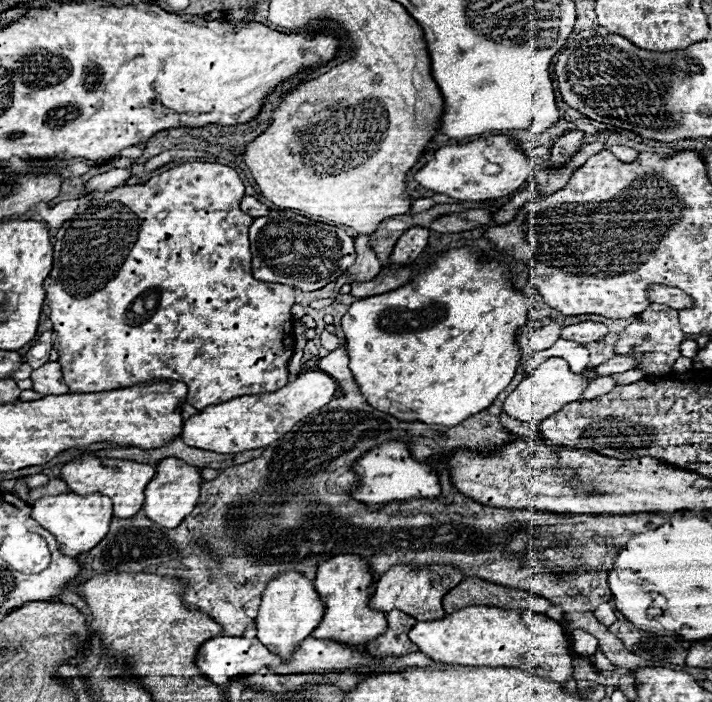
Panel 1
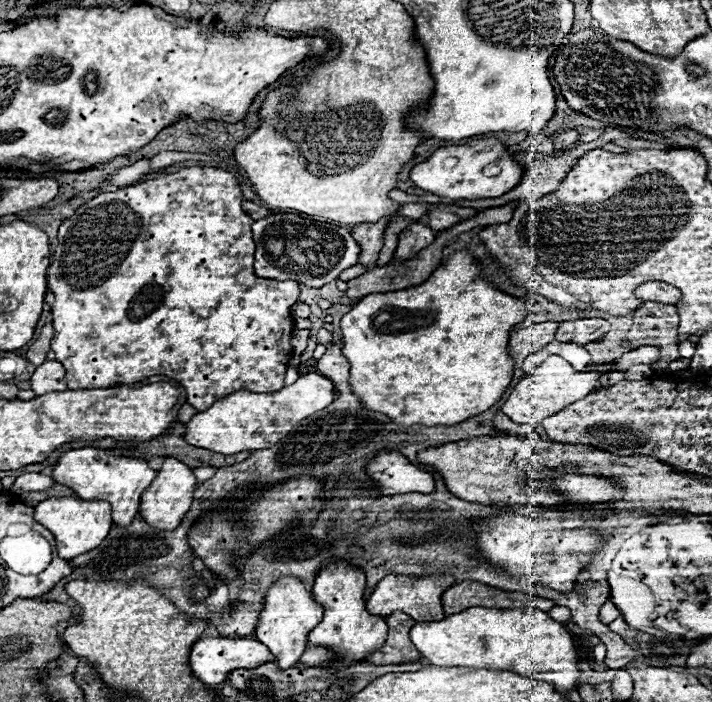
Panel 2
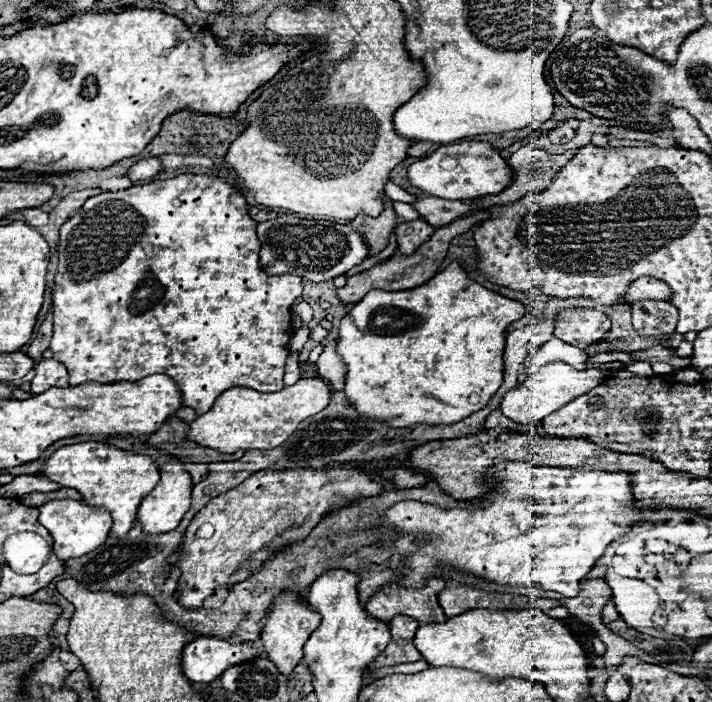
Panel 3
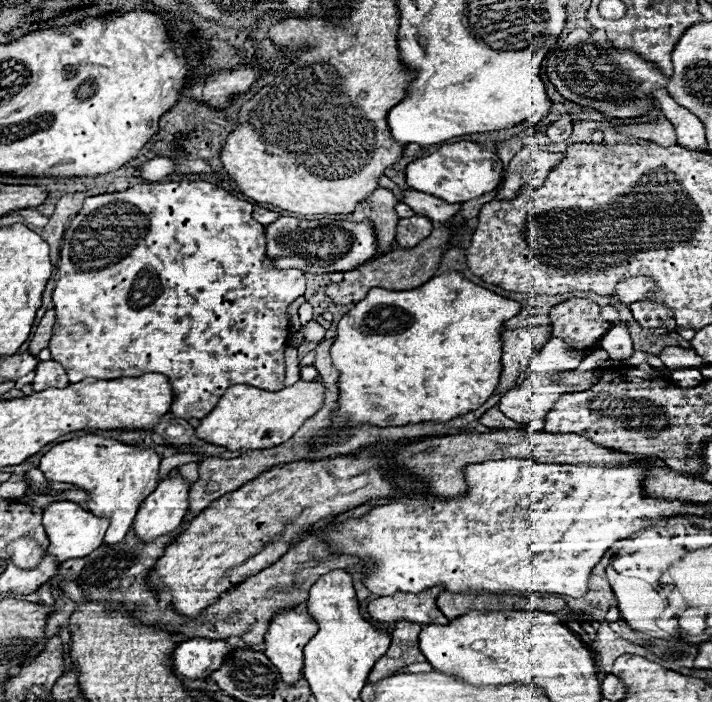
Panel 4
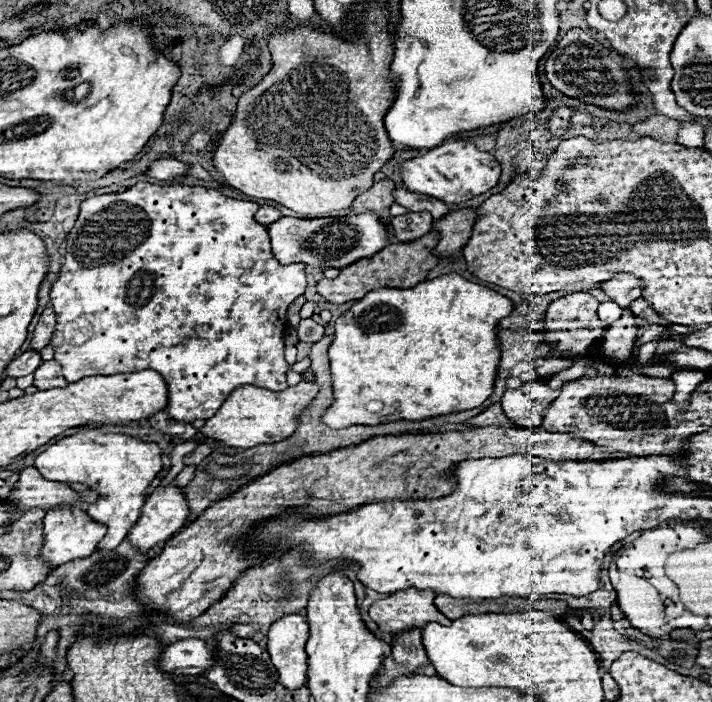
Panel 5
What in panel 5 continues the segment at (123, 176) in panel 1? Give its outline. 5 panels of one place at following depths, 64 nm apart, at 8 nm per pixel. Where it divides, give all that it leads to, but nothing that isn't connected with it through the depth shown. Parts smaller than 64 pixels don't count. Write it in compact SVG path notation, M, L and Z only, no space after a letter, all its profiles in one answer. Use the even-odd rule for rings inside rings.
M166 158L166 160L156 160L148 170L146 176L156 178L156 180L172 180L176 176L184 176L188 172L188 164Z

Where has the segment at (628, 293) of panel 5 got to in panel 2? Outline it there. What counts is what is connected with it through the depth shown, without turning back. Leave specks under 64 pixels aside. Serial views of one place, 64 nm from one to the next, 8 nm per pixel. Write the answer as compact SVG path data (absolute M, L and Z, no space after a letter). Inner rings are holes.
M646 282L636 288L636 296L646 302L660 302L660 304L672 304L676 306L680 302L680 290L672 288L664 282Z

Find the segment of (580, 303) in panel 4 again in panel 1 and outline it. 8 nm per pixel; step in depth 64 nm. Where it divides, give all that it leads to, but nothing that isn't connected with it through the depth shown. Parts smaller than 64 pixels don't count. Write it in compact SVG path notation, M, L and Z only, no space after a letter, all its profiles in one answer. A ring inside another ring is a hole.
M580 322L574 326L562 328L562 338L572 342L598 342L608 334L608 328L602 322Z

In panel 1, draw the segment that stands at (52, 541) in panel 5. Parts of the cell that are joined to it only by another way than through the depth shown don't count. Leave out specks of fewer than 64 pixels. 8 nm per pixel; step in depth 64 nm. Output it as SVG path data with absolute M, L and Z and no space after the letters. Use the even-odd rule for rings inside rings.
M76 492L44 496L32 504L32 518L56 536L62 554L78 556L80 552L88 552L90 548L94 548L108 534L108 526L112 520L112 500L100 494L80 496Z

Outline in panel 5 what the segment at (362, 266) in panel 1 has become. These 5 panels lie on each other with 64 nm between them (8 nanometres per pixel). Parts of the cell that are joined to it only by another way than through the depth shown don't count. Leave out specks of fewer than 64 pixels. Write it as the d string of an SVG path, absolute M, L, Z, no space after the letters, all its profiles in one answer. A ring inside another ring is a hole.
M382 180L382 182L376 182L372 190L360 194L353 203L350 212L352 214L359 214L365 210L372 210L374 214L380 216L380 220L386 224L388 232L392 234L392 226L390 226L390 206L394 204L394 182L392 180Z

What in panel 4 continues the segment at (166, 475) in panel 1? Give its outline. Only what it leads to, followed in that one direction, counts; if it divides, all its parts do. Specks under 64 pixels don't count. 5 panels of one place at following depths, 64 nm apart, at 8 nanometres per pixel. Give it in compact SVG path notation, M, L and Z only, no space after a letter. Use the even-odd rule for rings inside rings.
M164 476L158 488L140 504L134 518L136 536L146 540L174 532L188 512L190 484L180 476Z

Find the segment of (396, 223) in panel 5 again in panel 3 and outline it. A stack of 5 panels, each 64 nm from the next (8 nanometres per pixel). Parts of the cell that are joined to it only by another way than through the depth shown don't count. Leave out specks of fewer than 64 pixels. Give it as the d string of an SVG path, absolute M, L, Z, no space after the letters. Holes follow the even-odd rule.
M412 220L412 222L404 222L396 228L396 238L398 238L398 252L400 254L408 254L408 252L416 252L416 248L420 248L420 244L424 240L432 238L434 228L424 222L424 220Z

